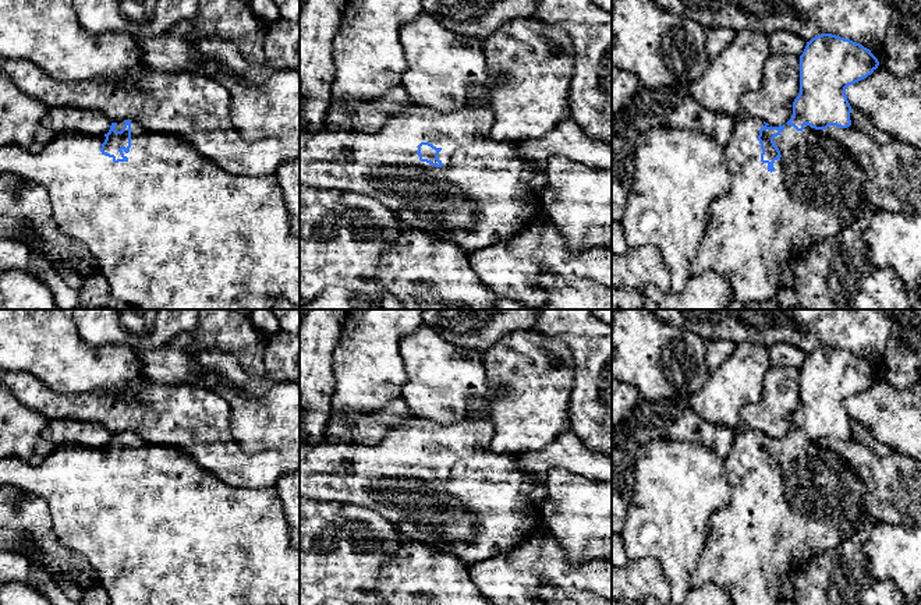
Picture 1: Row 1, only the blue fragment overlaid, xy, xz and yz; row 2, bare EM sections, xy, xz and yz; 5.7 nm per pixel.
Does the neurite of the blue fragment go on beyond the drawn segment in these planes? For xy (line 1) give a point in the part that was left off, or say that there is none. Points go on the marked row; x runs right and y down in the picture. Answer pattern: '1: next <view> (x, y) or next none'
1: next xy (170, 229)

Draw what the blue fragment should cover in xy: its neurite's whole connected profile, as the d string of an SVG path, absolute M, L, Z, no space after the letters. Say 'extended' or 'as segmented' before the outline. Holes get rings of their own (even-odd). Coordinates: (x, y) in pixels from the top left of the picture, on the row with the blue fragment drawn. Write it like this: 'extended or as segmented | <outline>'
extended | M137 120L111 123L105 135L56 132L39 152L11 144L3 145L0 146L1 173L14 173L47 190L60 230L89 250L98 263L98 270L110 284L111 296L135 309L269 309L274 298L287 300L300 308L300 234L290 230L283 191L274 176L251 177L229 173L202 155L188 138L180 139L177 135L152 131Z

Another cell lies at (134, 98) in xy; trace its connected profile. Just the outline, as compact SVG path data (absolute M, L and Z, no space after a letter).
M0 56L0 68L13 78L21 92L47 107L96 110L113 123L137 120L152 131L185 137L202 155L233 174L274 176L283 163L300 159L300 128L262 141L245 141L231 124L231 96L229 91L219 81L203 74L166 74L149 68L128 75L124 81L63 82L50 77L33 63L3 56Z

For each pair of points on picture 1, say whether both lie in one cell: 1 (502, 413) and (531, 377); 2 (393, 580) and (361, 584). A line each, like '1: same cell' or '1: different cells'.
1: same cell
2: different cells

